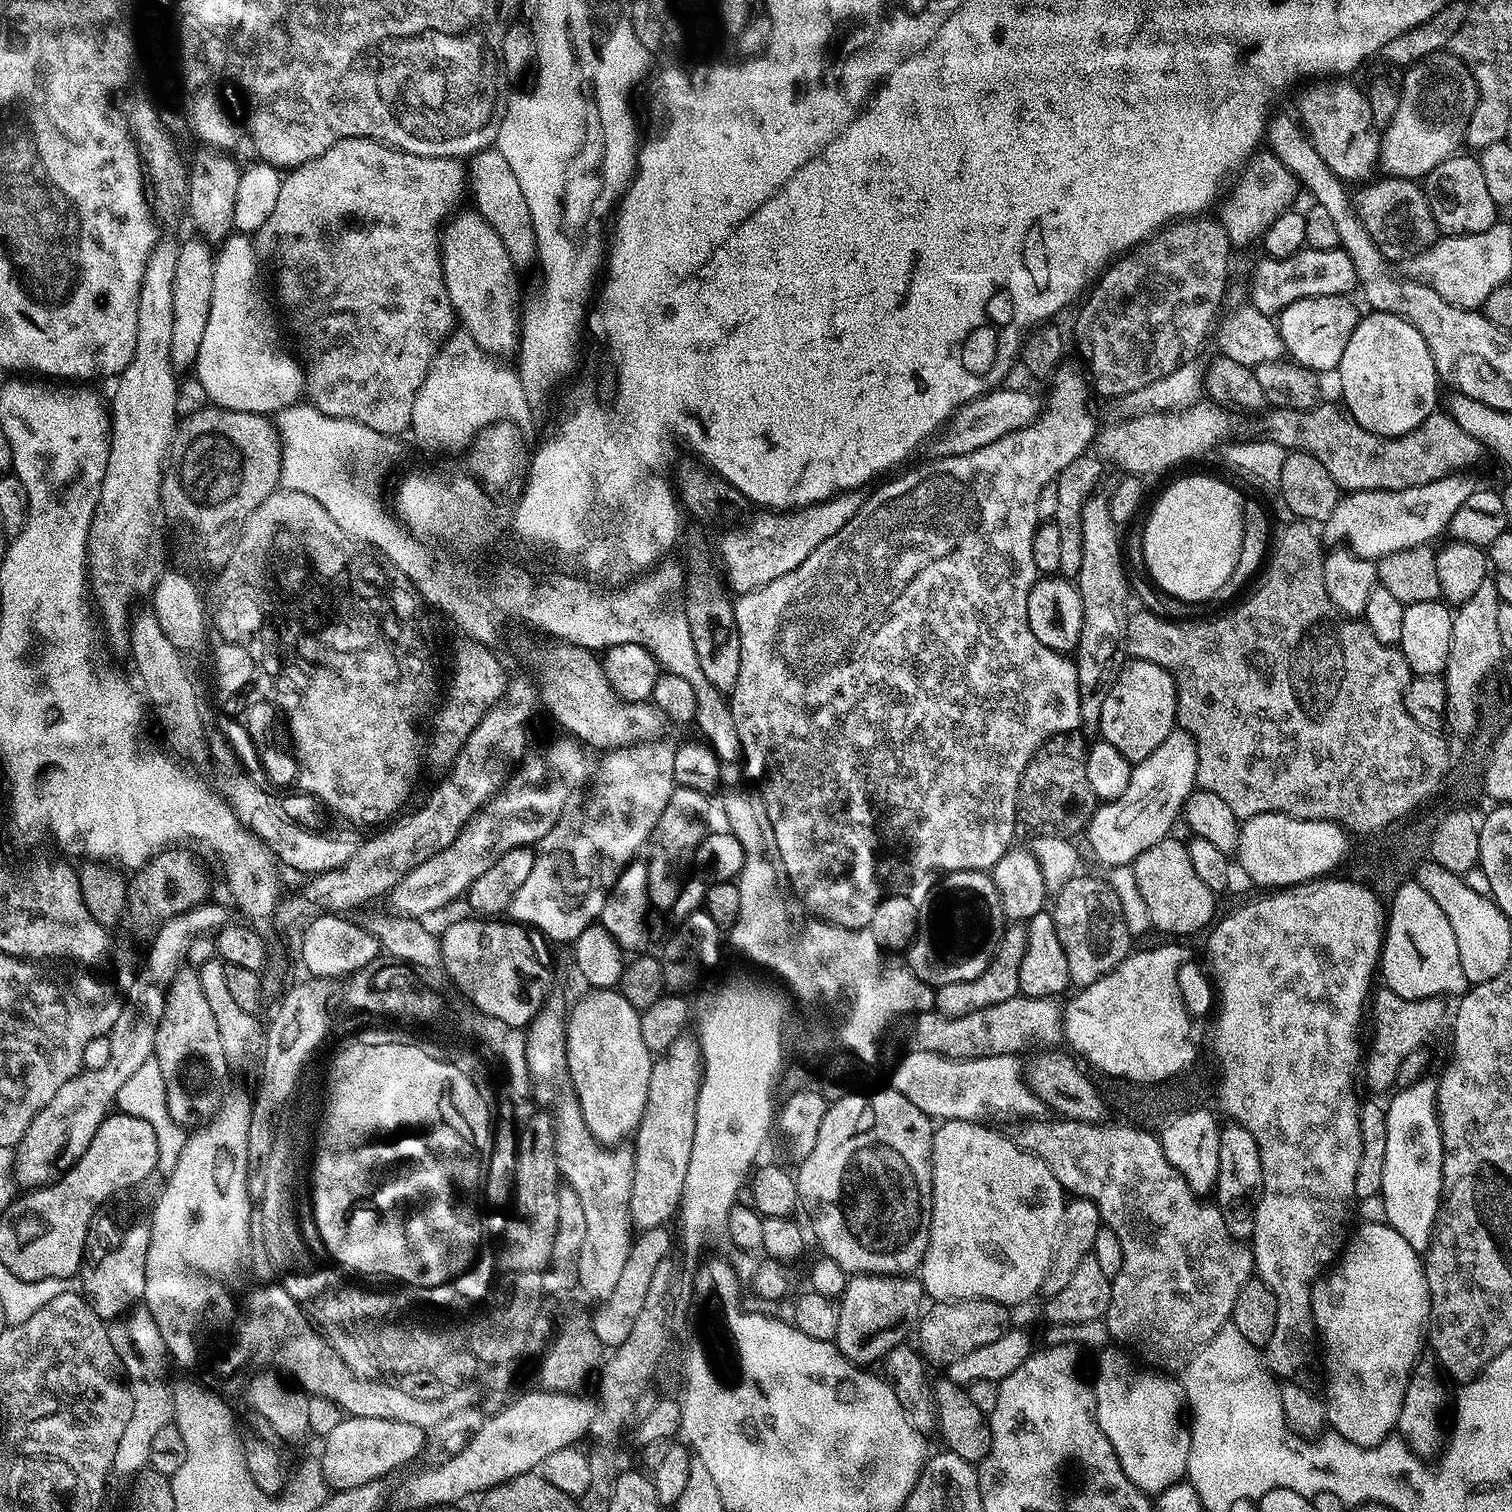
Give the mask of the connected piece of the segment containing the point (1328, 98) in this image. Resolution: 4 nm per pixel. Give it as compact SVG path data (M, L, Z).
M1328 78L1325 84L1312 82L1300 96L1299 119L1312 138L1314 150L1330 166L1330 170L1345 182L1365 181L1380 159L1381 133L1374 130L1370 102L1363 87L1355 88L1348 78Z

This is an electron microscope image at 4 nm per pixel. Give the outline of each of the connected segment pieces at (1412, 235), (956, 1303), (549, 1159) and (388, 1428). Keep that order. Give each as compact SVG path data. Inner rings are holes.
M1385 175L1384 180L1365 183L1360 193L1351 197L1357 219L1366 228L1366 234L1389 261L1411 258L1423 252L1438 239L1434 214L1424 196L1424 189L1416 180Z
M945 1300L931 1305L933 1308L923 1313L918 1321L920 1328L919 1351L925 1361L941 1366L956 1362L978 1346L997 1341L1010 1328L1008 1322L1009 1305L993 1300Z
M536 1110L518 1132L514 1204L516 1217L504 1228L504 1249L499 1249L501 1265L513 1272L544 1272L552 1263L554 1234L558 1230L558 1194L562 1187L560 1167L554 1154L554 1128L547 1111Z
M348 1416L340 1421L330 1434L323 1437L324 1453L318 1456L324 1479L328 1481L328 1487L332 1490L342 1488L353 1488L362 1486L371 1480L378 1480L387 1477L387 1472L392 1472L395 1468L400 1468L403 1464L408 1464L426 1444L425 1429L418 1426L410 1426L410 1422L390 1422L386 1418L366 1418L365 1416Z

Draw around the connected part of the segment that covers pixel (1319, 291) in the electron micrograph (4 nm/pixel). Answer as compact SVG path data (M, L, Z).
M1305 247L1281 260L1263 258L1256 264L1252 272L1252 296L1250 302L1262 314L1275 317L1283 312L1286 306L1311 296L1348 296L1351 288L1357 287L1358 281L1354 262L1344 252L1343 248L1330 250L1313 250Z

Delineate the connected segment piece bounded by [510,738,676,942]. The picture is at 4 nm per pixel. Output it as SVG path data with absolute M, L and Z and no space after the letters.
M653 738L651 740L645 740L636 744L629 745L628 748L613 748L605 751L604 756L600 760L600 765L595 765L594 774L596 770L596 777L592 780L592 789L588 792L588 797L585 798L581 804L575 804L575 802L569 803L567 807L564 807L557 821L554 822L554 826L551 830L543 836L541 840L535 845L534 851L536 857L534 858L534 867L530 869L530 875L526 877L526 882L522 882L522 886L518 886L518 894L514 894L512 899L512 907L510 909L510 916L513 921L519 922L525 926L531 926L537 928L540 932L545 932L552 940L568 940L567 942L575 942L578 938L578 934L582 934L582 930L586 930L586 926L597 923L602 914L602 910L606 906L606 898L609 892L612 891L616 880L624 872L624 867L627 864L632 863L641 855L642 849L647 845L648 839L652 836L652 830L658 818L662 816L662 810L666 808L666 802L670 798L670 794L674 791L674 785L676 784L676 775L674 774L674 754L676 753L675 747L670 743L667 744L664 738Z

